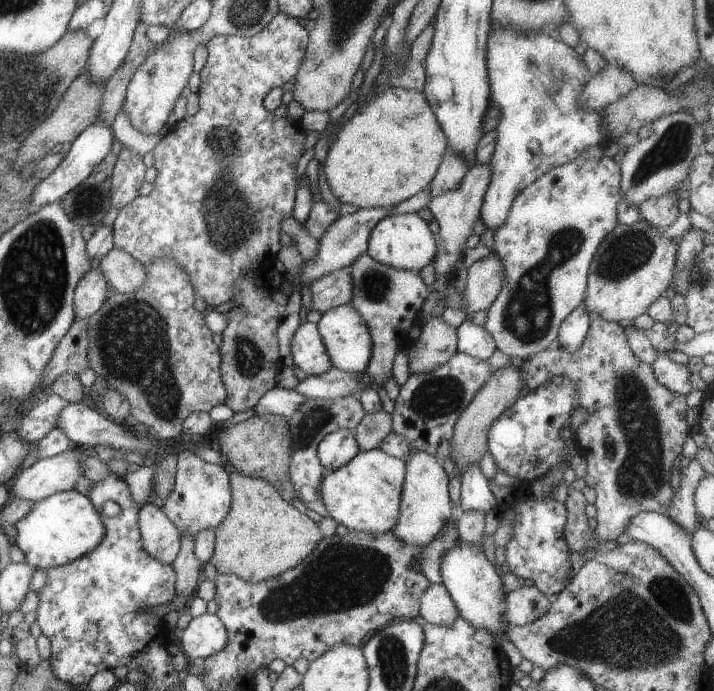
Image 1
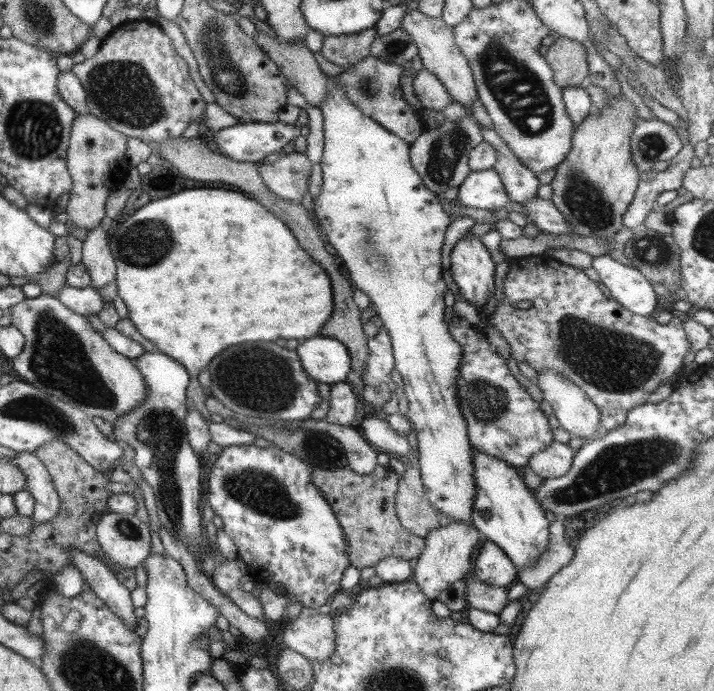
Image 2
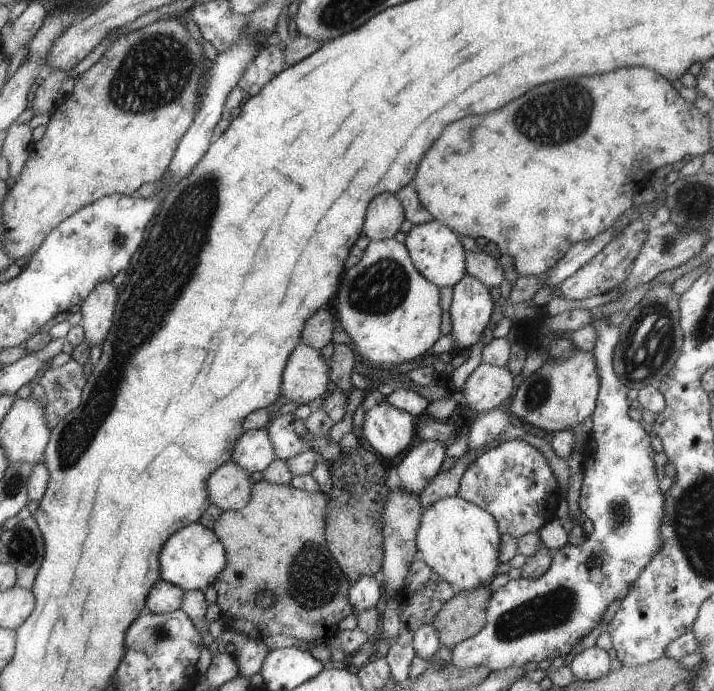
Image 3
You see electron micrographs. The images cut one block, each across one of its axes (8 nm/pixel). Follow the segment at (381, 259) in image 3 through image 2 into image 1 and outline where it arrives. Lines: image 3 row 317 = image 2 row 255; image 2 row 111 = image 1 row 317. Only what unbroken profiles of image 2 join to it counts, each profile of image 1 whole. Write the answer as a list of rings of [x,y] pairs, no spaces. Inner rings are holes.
[[[345,303],[329,308],[316,322],[316,327],[333,368],[343,372],[361,373],[365,370],[371,358],[371,336],[365,320],[361,318],[361,314],[357,314],[357,310],[351,304]]]

